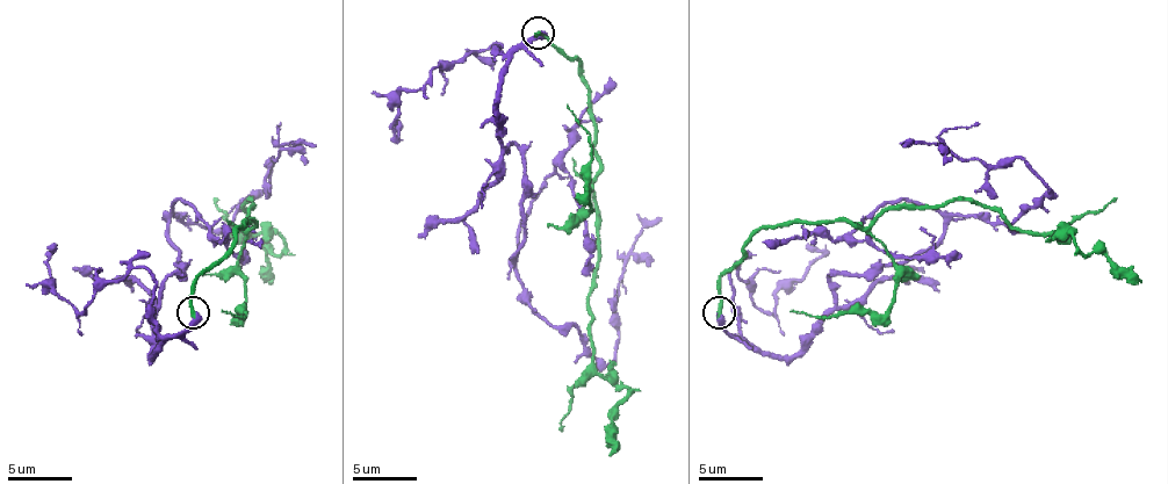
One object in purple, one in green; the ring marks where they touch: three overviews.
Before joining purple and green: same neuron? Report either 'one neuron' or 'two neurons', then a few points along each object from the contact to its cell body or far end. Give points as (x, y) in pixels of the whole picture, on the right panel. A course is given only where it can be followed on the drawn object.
two neurons; purple runs (718, 313), (792, 355), (834, 275), (902, 265), (951, 219), (1013, 230), (1047, 190), (1022, 158), (902, 145); green runs (718, 313), (721, 281), (759, 230), (864, 226), (951, 201), (1067, 232), (1141, 281)

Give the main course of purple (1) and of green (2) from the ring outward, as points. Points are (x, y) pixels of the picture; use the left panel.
1: (194, 313), (151, 355), (161, 284), (180, 272), (167, 219), (229, 226), (290, 142), (316, 145)
2: (194, 313), (194, 281), (252, 226), (252, 201), (249, 232), (285, 243), (265, 281)

